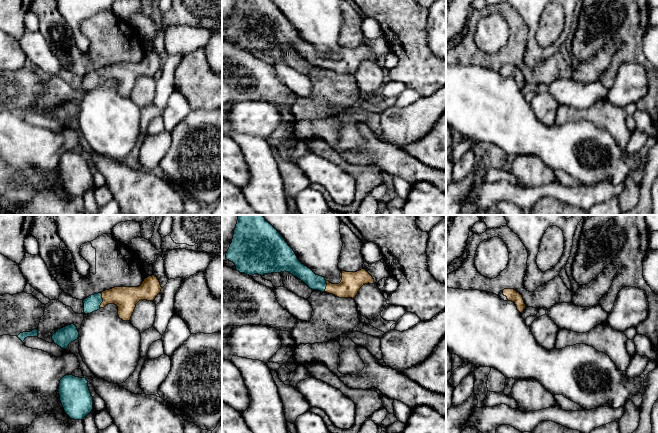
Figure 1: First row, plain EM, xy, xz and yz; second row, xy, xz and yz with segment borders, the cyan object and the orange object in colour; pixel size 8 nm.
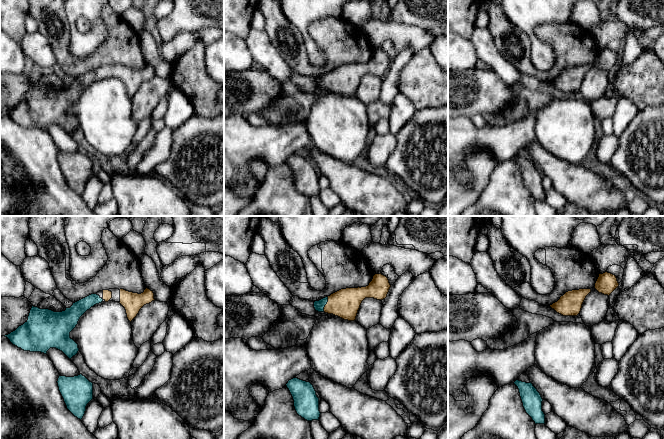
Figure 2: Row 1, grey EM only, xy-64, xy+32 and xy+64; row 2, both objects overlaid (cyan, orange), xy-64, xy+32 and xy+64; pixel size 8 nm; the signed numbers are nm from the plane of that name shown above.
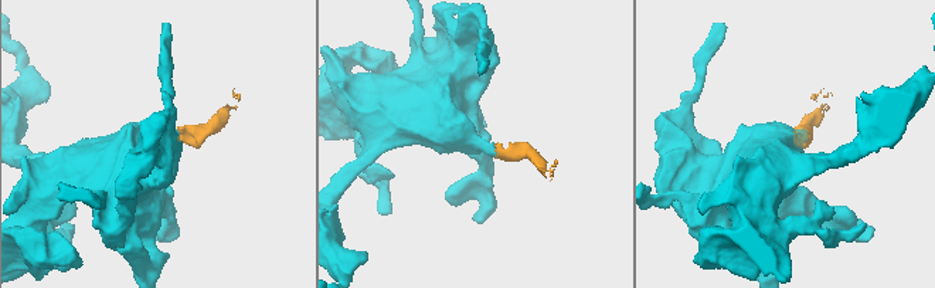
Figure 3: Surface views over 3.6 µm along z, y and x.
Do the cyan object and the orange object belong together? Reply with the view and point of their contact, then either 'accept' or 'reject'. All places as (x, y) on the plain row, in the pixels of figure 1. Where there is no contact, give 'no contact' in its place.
contact xy (102, 76); accept

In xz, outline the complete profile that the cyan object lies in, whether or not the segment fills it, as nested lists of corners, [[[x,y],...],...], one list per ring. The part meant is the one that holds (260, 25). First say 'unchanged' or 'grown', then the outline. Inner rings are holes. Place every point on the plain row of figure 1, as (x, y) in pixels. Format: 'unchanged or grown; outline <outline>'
grown; outline [[[236,0],[232,19],[226,29],[226,35],[233,38],[240,49],[252,52],[271,49],[289,48],[304,58],[310,65],[333,70],[339,74],[352,74],[357,71],[365,60],[373,60],[373,53],[361,45],[357,48],[342,47],[342,56],[339,60],[332,60],[324,53],[316,51],[310,44],[302,40],[293,25],[282,11],[271,0]]]

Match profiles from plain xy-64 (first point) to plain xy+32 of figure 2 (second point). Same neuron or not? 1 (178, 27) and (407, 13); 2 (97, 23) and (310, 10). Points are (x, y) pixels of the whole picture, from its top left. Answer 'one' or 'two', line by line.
1: one
2: one

